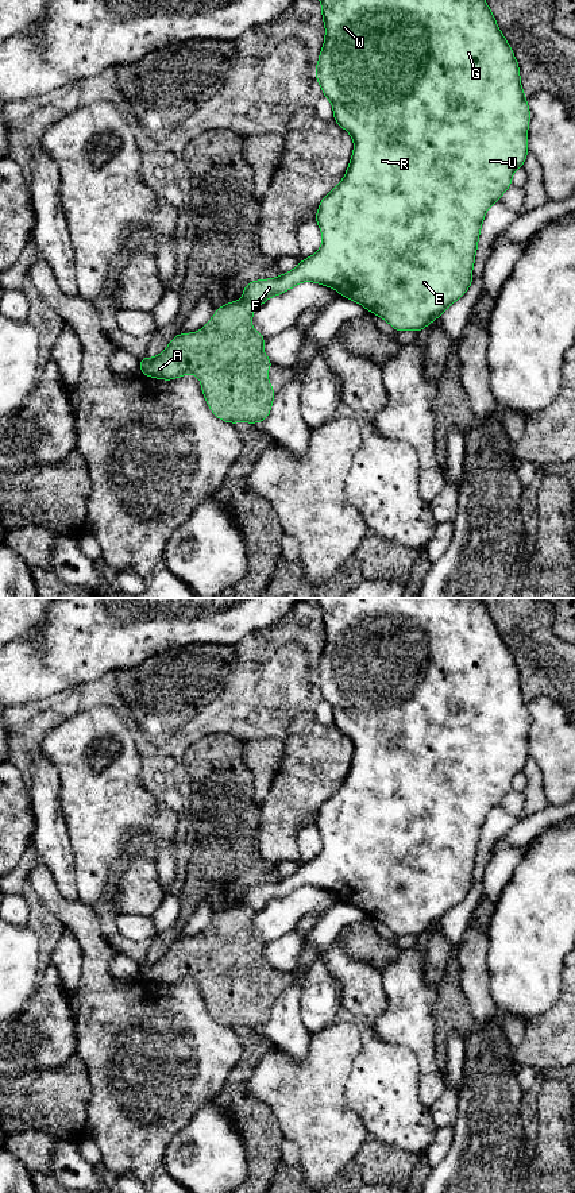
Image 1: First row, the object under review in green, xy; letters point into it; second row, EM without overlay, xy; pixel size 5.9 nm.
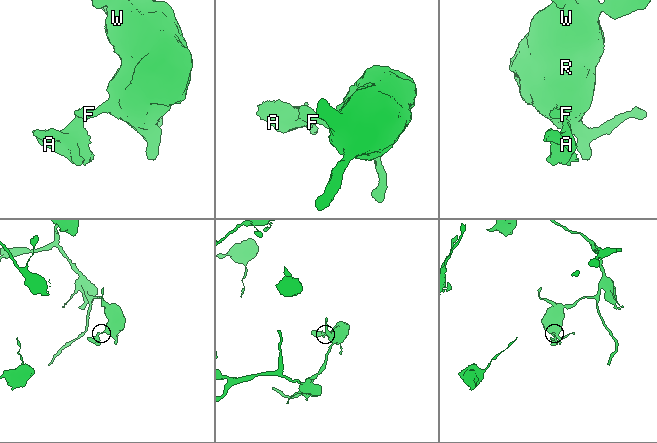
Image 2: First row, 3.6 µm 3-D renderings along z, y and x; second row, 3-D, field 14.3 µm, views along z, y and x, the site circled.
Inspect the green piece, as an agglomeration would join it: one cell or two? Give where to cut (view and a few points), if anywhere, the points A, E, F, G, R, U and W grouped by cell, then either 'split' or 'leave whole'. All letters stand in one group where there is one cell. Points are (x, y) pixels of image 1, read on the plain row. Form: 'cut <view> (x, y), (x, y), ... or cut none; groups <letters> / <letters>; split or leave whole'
cut xy (244, 903), (254, 910); groups A / E F G R U W; split

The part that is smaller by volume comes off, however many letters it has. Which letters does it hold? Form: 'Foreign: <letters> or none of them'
Foreign: A

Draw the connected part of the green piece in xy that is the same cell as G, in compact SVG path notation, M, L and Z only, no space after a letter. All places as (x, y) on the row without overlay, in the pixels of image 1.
M316 598L316 601L323 610L321 621L325 629L325 645L316 669L316 683L323 699L333 710L333 725L352 741L355 752L344 783L319 810L314 825L323 839L320 854L283 880L248 887L243 901L254 910L262 910L270 901L310 885L333 892L340 900L386 924L397 937L408 934L418 937L439 923L471 891L485 819L512 791L513 777L525 768L530 715L521 692L520 671L486 605L479 598Z

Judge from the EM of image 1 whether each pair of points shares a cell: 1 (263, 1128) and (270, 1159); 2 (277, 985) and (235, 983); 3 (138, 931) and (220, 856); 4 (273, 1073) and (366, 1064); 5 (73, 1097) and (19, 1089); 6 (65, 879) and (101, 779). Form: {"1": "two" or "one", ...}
{"1": "one", "2": "one", "3": "two", "4": "two", "5": "one", "6": "two"}

